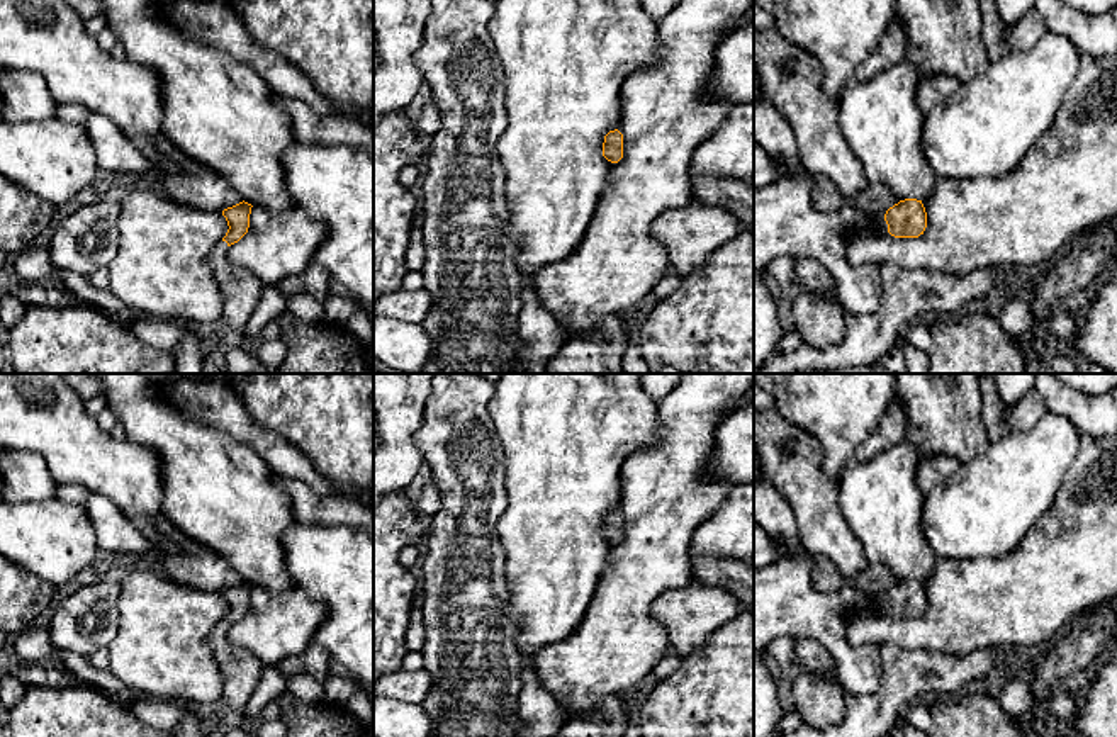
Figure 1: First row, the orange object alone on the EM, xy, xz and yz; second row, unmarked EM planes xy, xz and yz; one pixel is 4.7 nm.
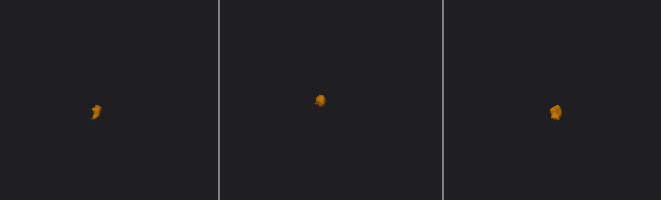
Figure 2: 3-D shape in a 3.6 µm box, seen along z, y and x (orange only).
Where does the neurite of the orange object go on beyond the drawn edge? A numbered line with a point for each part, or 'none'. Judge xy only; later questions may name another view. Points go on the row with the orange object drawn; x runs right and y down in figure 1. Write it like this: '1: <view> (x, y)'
1: xy (241, 291)

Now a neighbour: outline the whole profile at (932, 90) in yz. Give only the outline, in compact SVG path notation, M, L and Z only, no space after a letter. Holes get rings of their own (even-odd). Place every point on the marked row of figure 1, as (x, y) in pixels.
M934 75L922 78L917 88L917 104L923 114L930 112L937 104L951 98L961 82L951 75Z

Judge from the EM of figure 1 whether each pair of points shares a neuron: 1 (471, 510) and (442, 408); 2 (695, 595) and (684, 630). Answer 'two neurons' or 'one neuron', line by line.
1: one neuron
2: one neuron

